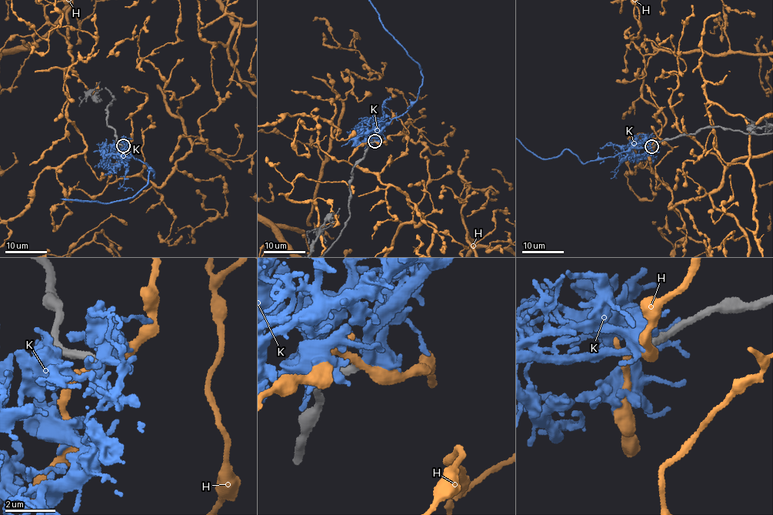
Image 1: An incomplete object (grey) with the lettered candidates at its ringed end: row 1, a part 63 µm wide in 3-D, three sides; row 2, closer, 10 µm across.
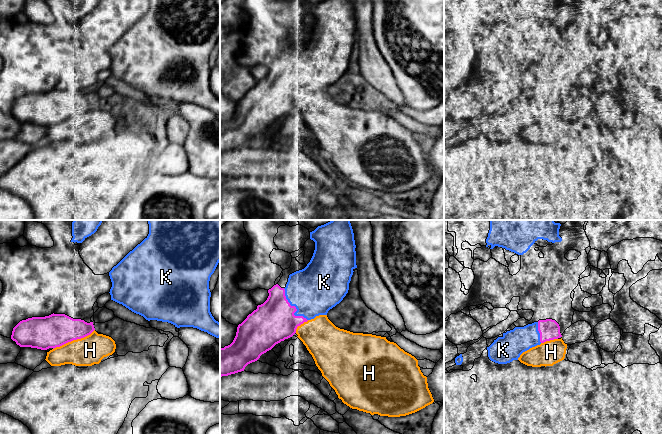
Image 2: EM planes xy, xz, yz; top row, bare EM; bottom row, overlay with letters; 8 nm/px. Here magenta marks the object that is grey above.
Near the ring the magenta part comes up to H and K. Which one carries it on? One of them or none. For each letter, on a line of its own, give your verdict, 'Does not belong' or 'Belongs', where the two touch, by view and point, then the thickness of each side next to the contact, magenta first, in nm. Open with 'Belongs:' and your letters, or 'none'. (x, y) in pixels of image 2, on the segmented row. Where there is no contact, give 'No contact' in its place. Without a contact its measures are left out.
Belongs: K
H: Does not belong. Touches magenta at xy (73, 339). Thickness 260 nm (magenta) against 240 nm
K: Belongs. Touches magenta at xz (295, 307). Thickness 340 nm (magenta) against 400 nm

